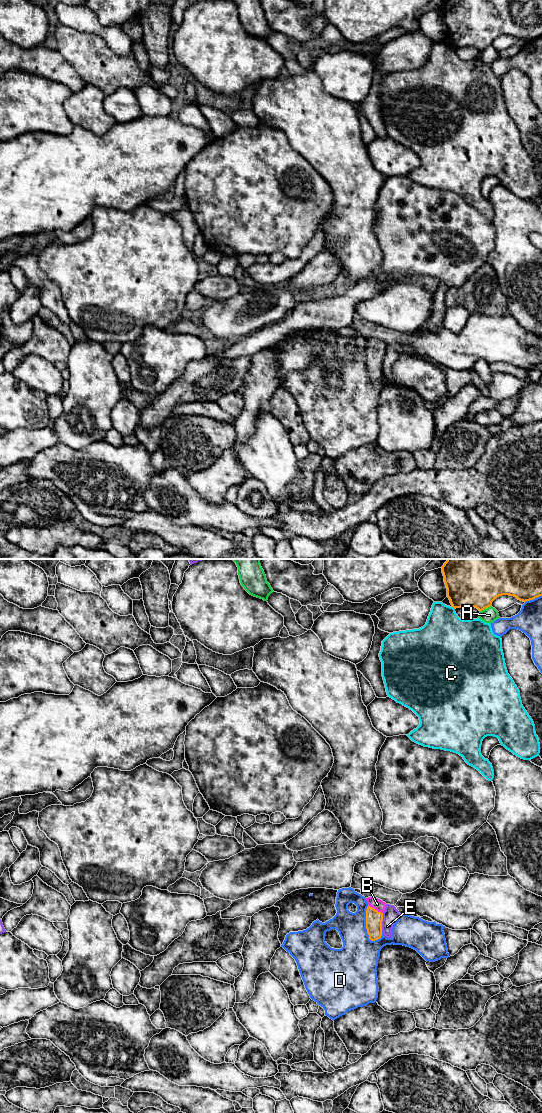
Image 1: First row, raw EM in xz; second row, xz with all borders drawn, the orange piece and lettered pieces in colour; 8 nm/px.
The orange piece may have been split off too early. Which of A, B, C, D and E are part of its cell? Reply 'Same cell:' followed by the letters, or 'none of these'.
Same cell: B

